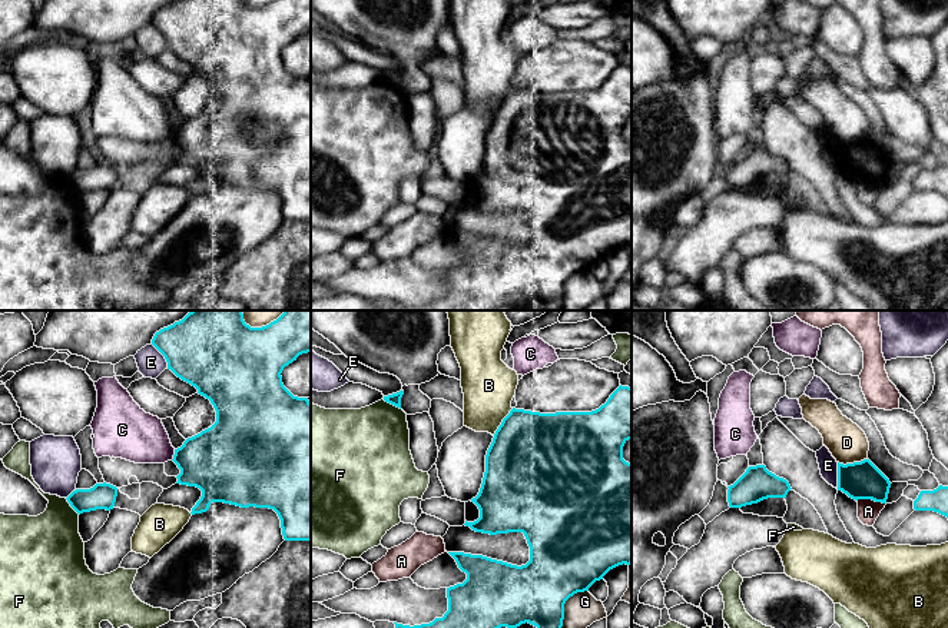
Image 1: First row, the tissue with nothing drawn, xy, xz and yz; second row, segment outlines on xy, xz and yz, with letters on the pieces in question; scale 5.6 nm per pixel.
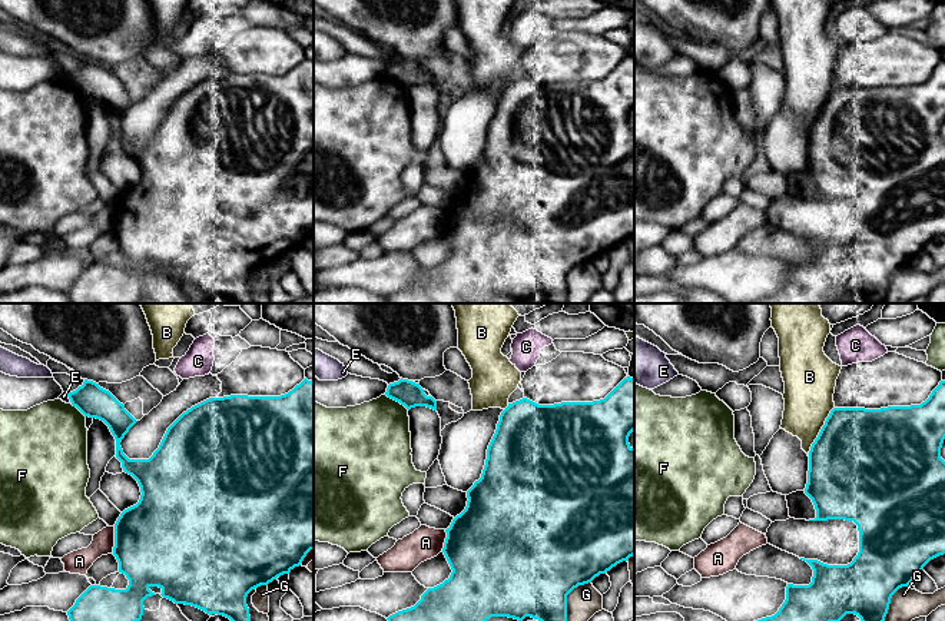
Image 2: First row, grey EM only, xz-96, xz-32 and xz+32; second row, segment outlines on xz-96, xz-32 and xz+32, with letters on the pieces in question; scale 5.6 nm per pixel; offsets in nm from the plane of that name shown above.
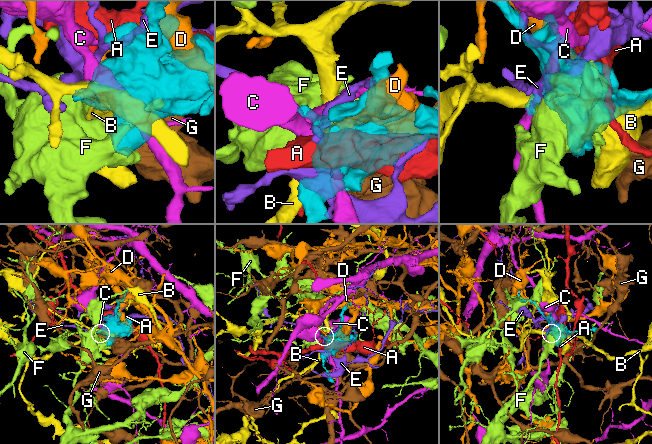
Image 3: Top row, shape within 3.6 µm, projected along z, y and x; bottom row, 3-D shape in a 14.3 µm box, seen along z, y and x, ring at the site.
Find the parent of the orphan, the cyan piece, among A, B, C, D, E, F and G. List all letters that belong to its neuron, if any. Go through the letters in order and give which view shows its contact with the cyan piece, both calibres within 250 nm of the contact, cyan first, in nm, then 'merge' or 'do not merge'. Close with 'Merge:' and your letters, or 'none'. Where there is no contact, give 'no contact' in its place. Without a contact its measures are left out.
A: contact in yz; calibres 220 and 120 nm; do not merge
B: contact in xz; calibres 480 and 300 nm; do not merge
C: contact in xy; calibres 360 and 280 nm; do not merge
D: contact in yz; calibres 220 and 220 nm; do not merge
E: contact in yz; calibres 220 and 110 nm; do not merge
F: contact in xz; calibres 70 and 420 nm; do not merge
G: contact in xz; calibres 380 and 190 nm; do not merge
Merge: none

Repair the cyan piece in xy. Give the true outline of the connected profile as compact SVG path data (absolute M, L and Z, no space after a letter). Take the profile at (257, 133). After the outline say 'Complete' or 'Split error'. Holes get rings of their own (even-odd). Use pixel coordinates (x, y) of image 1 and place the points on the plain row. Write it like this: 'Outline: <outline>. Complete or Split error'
Outline: M179 0L156 11L152 24L165 36L168 49L195 66L198 73L209 79L216 90L216 102L200 113L188 117L180 127L175 129L172 139L180 149L176 163L196 166L202 170L200 179L190 193L206 192L212 182L223 182L241 187L269 187L281 199L285 220L311 220L311 82L308 77L294 76L284 66L281 56L285 46L296 40L299 34L311 31L311 0L274 0L262 7L251 7L245 0Z. Complete

